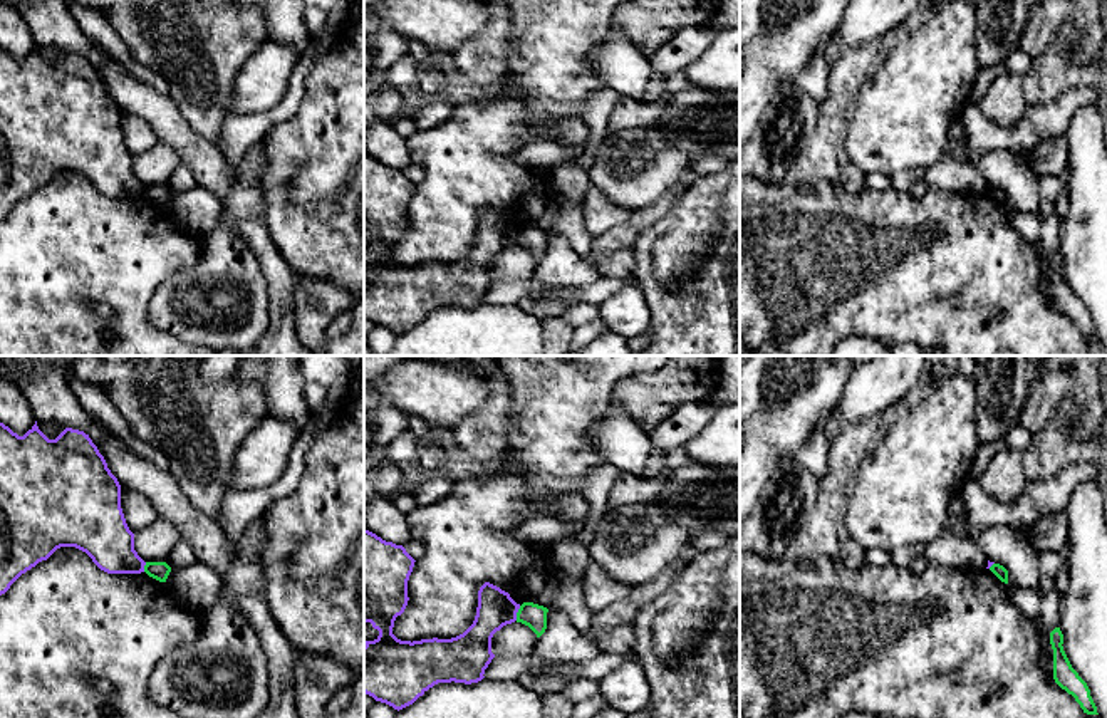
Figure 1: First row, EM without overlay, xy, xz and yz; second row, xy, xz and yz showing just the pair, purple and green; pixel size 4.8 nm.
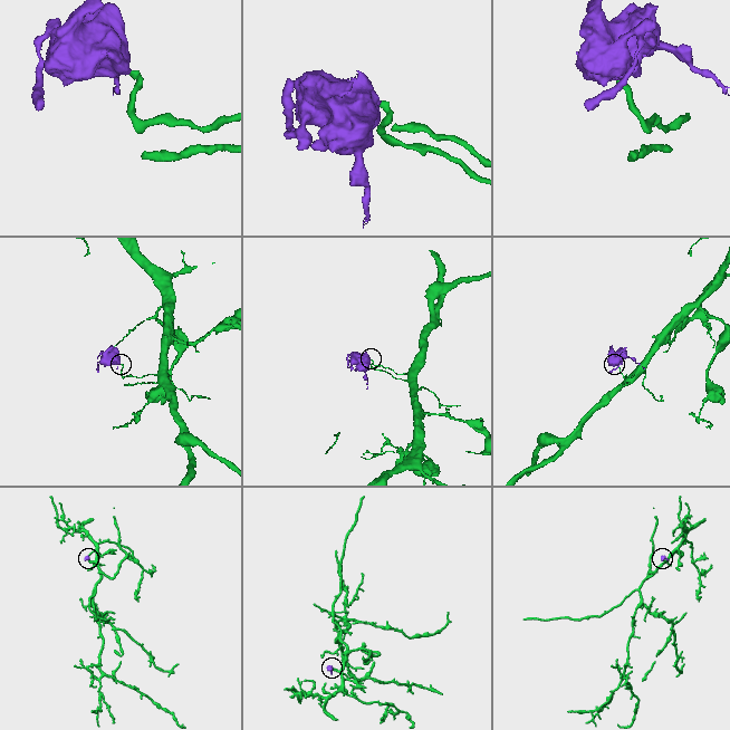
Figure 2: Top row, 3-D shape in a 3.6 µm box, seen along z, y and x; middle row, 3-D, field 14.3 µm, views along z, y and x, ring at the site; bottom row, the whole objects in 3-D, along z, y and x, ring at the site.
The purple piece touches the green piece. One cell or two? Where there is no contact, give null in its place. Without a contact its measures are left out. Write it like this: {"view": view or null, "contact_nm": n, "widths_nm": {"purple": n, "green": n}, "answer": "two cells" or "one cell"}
{"view": "xz", "contact_nm": 80, "widths_nm": {"purple": 180, "green": 120}, "answer": "two cells"}

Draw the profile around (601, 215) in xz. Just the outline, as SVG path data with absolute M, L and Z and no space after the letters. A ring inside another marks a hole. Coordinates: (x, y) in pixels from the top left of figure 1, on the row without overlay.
M590 188L584 198L584 221L592 238L602 237L611 230L624 230L632 211L607 200L604 193Z

